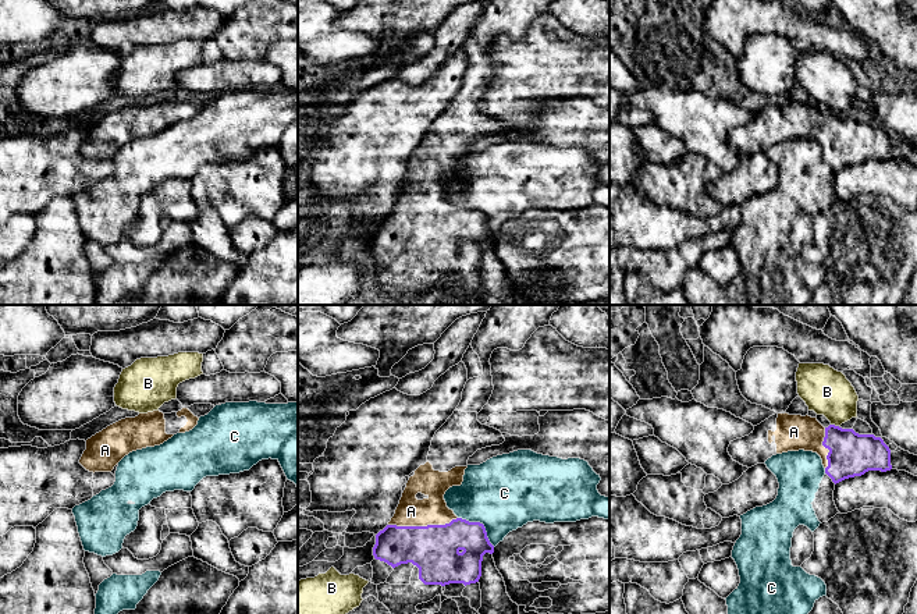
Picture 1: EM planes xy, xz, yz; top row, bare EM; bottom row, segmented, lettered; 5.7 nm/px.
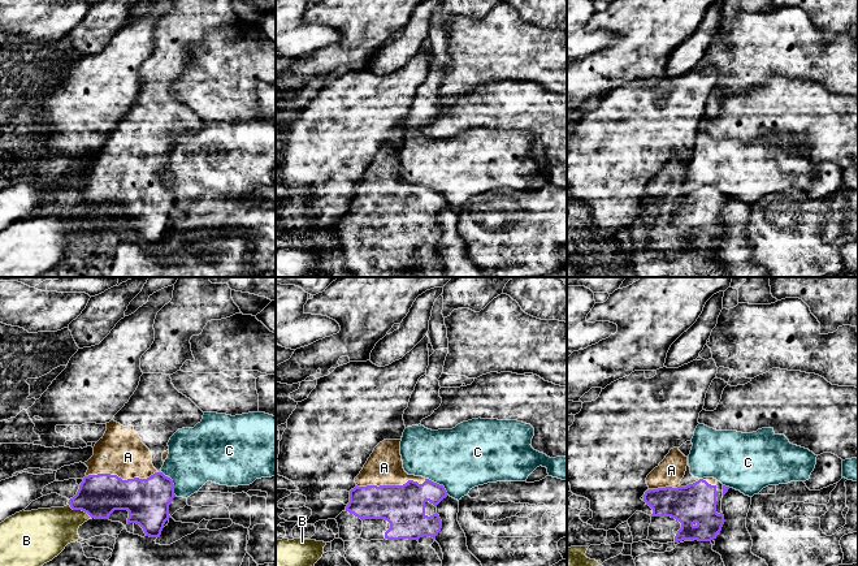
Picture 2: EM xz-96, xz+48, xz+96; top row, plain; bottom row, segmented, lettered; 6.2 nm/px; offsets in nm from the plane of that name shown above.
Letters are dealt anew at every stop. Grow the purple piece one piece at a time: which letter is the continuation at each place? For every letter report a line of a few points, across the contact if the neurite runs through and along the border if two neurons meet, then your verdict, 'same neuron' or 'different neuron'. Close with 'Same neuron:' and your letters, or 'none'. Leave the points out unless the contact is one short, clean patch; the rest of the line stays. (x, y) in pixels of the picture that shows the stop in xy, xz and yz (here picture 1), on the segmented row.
A: same neuron
B: yz (831, 423), (838, 426) | different neuron
C: xz (458, 517), (479, 521), (494, 546) | different neuron
Same neuron: A

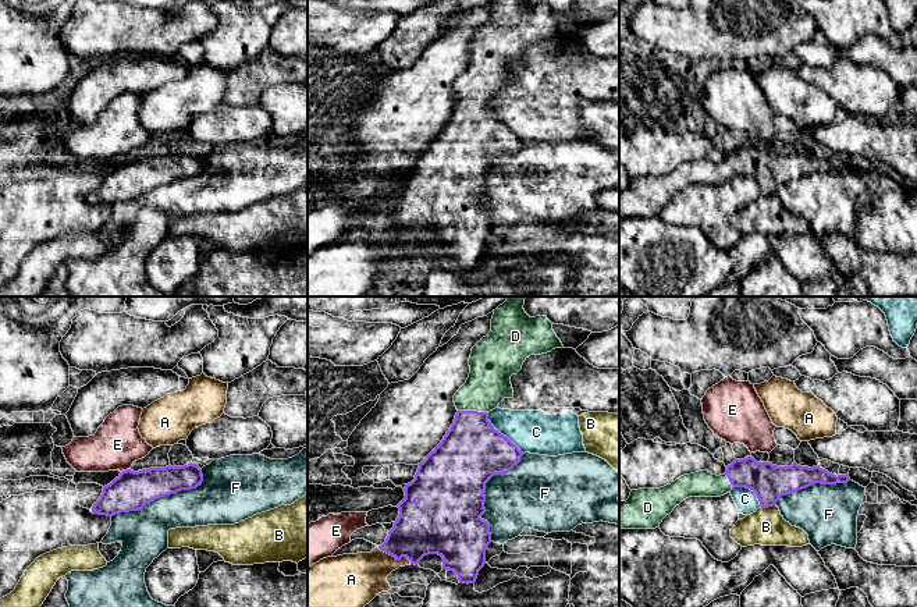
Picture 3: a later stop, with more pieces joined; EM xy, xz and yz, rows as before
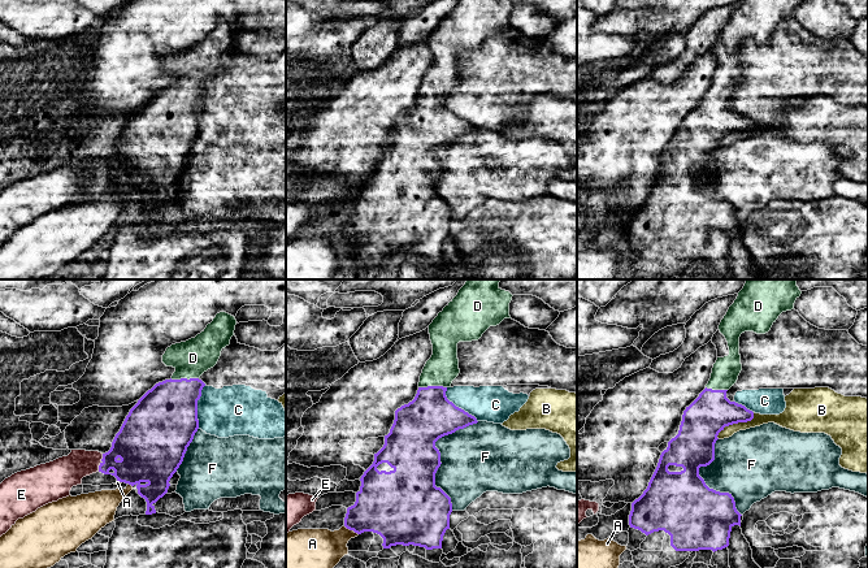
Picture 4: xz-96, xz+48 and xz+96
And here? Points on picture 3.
A: xz (377, 546), (397, 558), (405, 557), (411, 563) | different neuron
B: different neuron
C: xz (486, 412), (490, 423), (523, 453) | different neuron
D: same neuron
E: xy (130, 468), (121, 472) | different neuron
F: different neuron
Same neuron: D

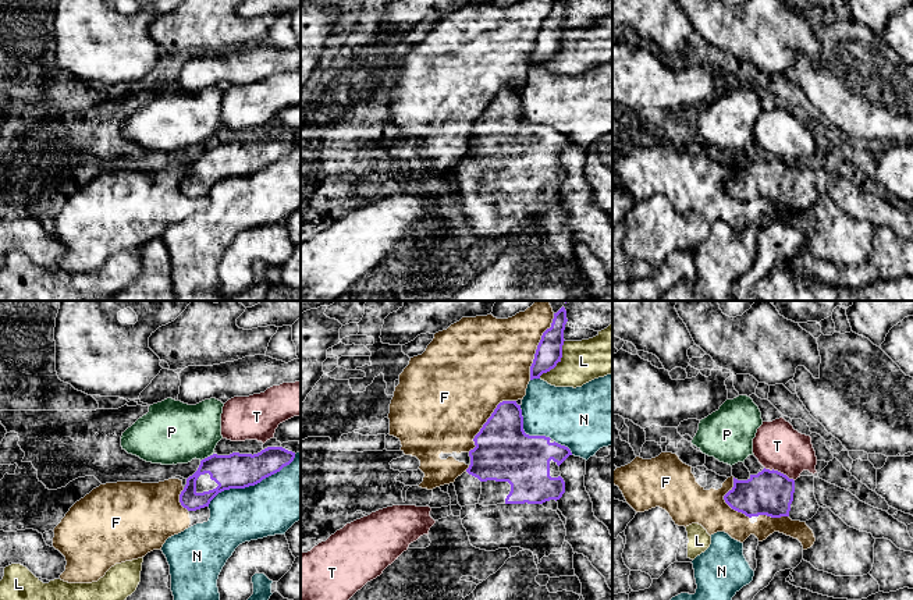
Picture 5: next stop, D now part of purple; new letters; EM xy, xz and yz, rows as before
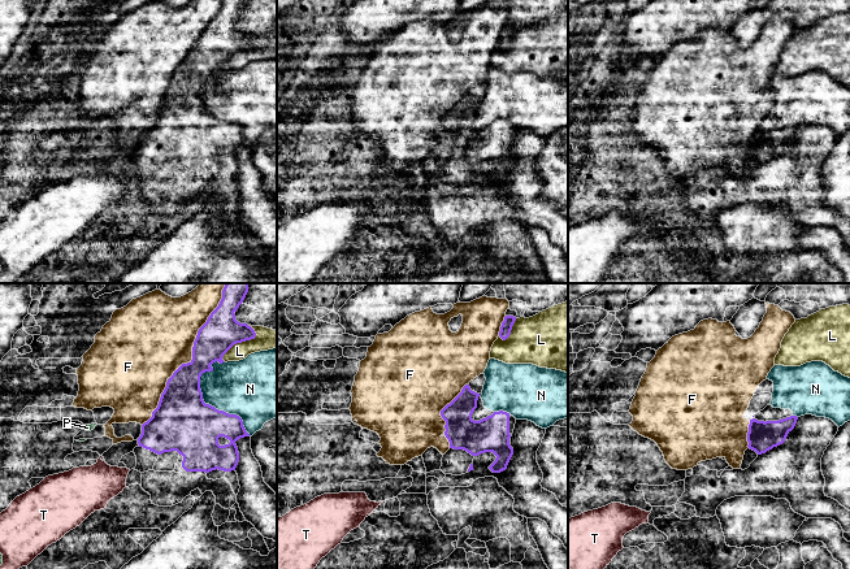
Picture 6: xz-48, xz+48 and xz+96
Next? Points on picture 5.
F: different neuron
L: different neuron
N: different neuron
P: xy (213, 454), (201, 461) | different neuron
T: yz (764, 467), (777, 469), (794, 480) | different neuron
Same neuron: none

